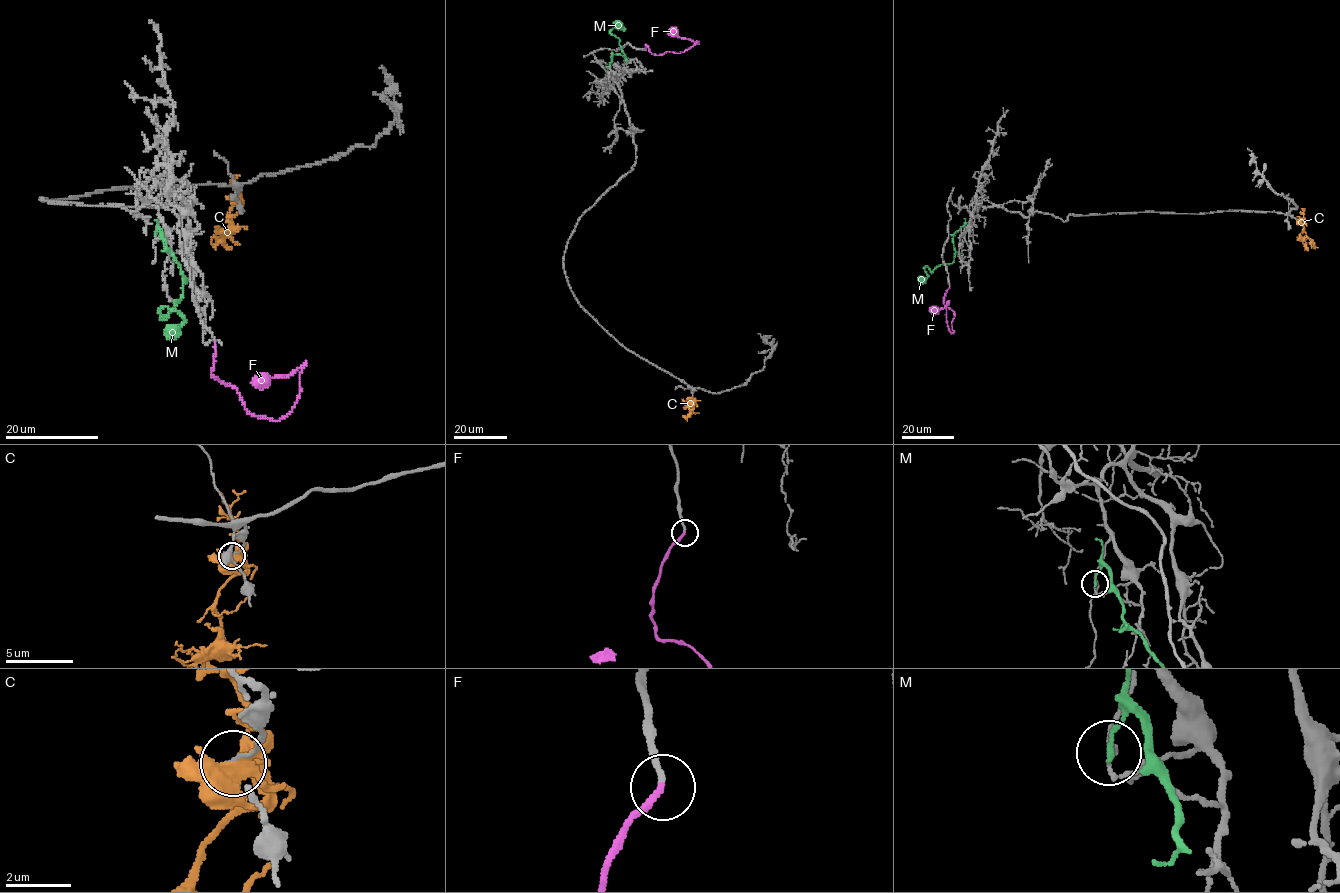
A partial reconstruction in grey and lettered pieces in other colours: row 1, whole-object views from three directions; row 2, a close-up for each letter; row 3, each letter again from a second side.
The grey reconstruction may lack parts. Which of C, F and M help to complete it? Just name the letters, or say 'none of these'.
F

